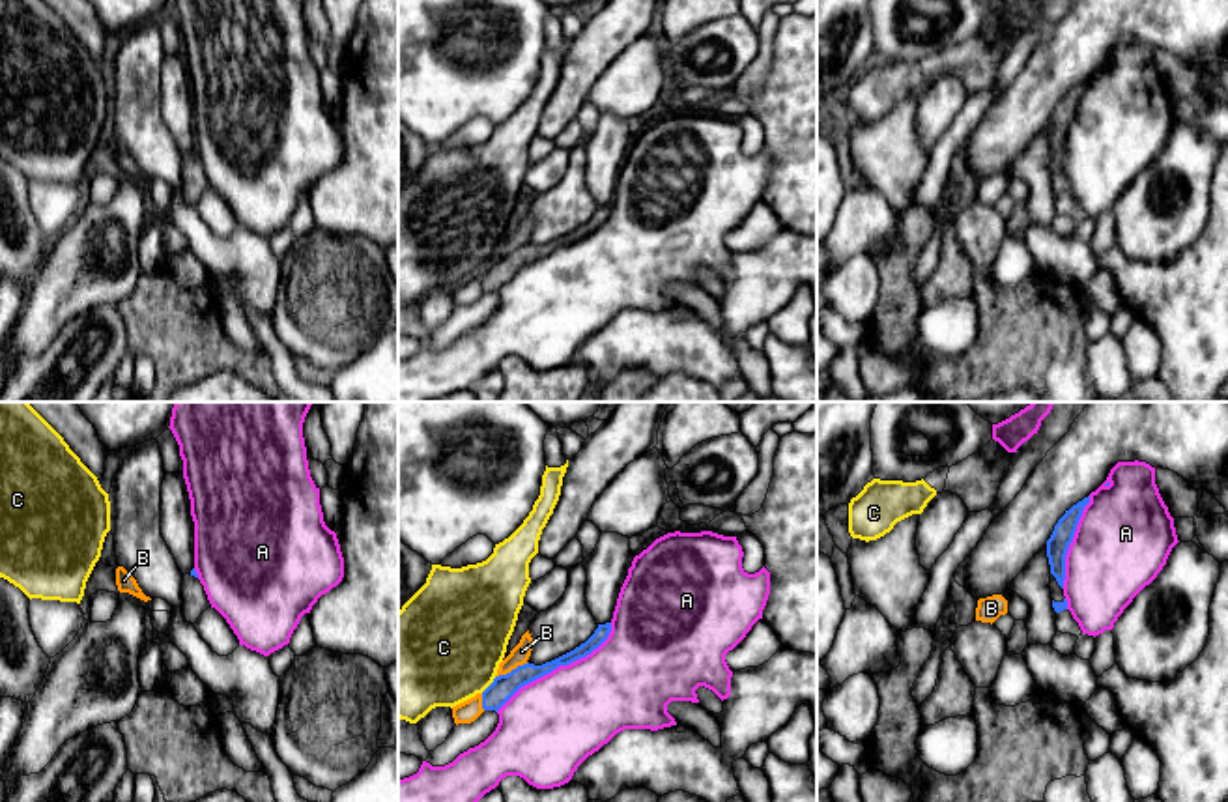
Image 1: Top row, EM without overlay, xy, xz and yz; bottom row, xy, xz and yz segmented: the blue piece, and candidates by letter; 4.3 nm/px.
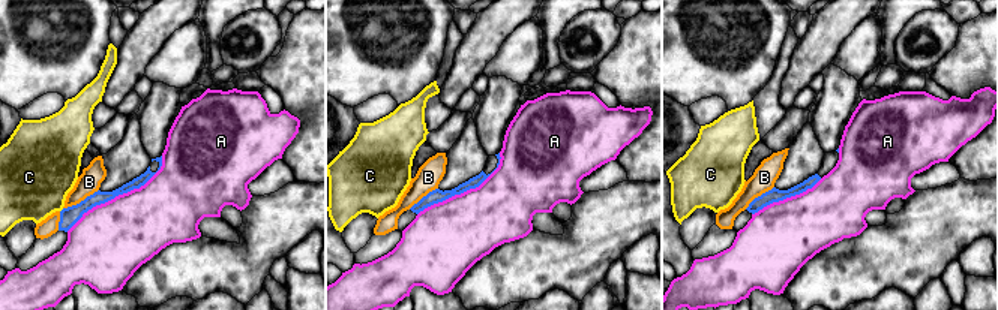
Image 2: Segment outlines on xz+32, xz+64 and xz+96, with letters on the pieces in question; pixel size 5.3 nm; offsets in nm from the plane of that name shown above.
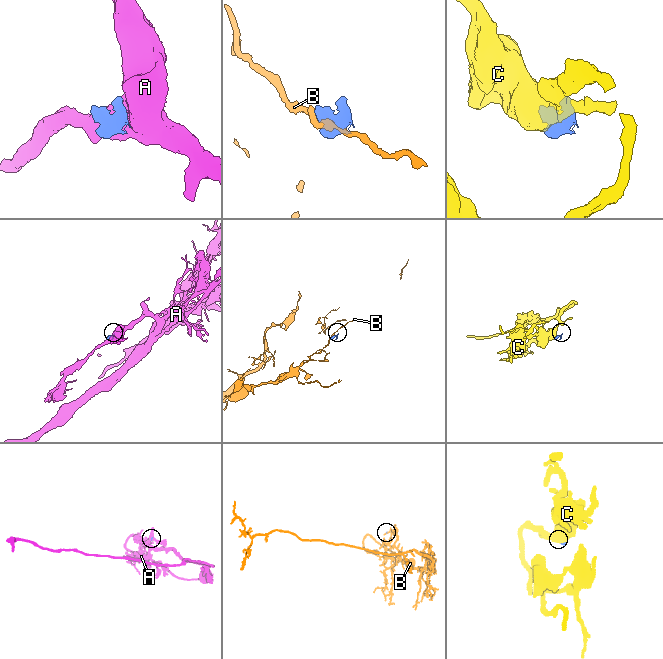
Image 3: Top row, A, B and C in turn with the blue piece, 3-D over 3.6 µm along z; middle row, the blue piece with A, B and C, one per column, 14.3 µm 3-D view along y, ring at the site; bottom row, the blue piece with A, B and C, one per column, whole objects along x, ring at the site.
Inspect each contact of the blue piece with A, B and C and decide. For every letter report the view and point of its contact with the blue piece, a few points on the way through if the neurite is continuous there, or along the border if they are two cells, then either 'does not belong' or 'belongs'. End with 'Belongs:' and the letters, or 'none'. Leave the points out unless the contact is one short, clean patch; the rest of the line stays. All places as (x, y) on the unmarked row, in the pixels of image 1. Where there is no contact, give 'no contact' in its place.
A: xz (557, 247) | does not belong
B: xz (513, 251) | along xz (528, 243), (496, 258) | does not belong
C: xz (490, 266) | along xz (496, 258), (481, 273) | does not belong
Belongs: none

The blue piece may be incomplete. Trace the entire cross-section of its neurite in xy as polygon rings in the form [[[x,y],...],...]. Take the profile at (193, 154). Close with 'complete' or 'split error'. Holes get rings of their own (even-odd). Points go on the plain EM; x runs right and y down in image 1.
[[[194,150],[183,157],[181,176],[183,176],[181,194],[187,204],[194,206],[198,198],[207,189],[211,189],[204,166],[200,165]]]; split error

